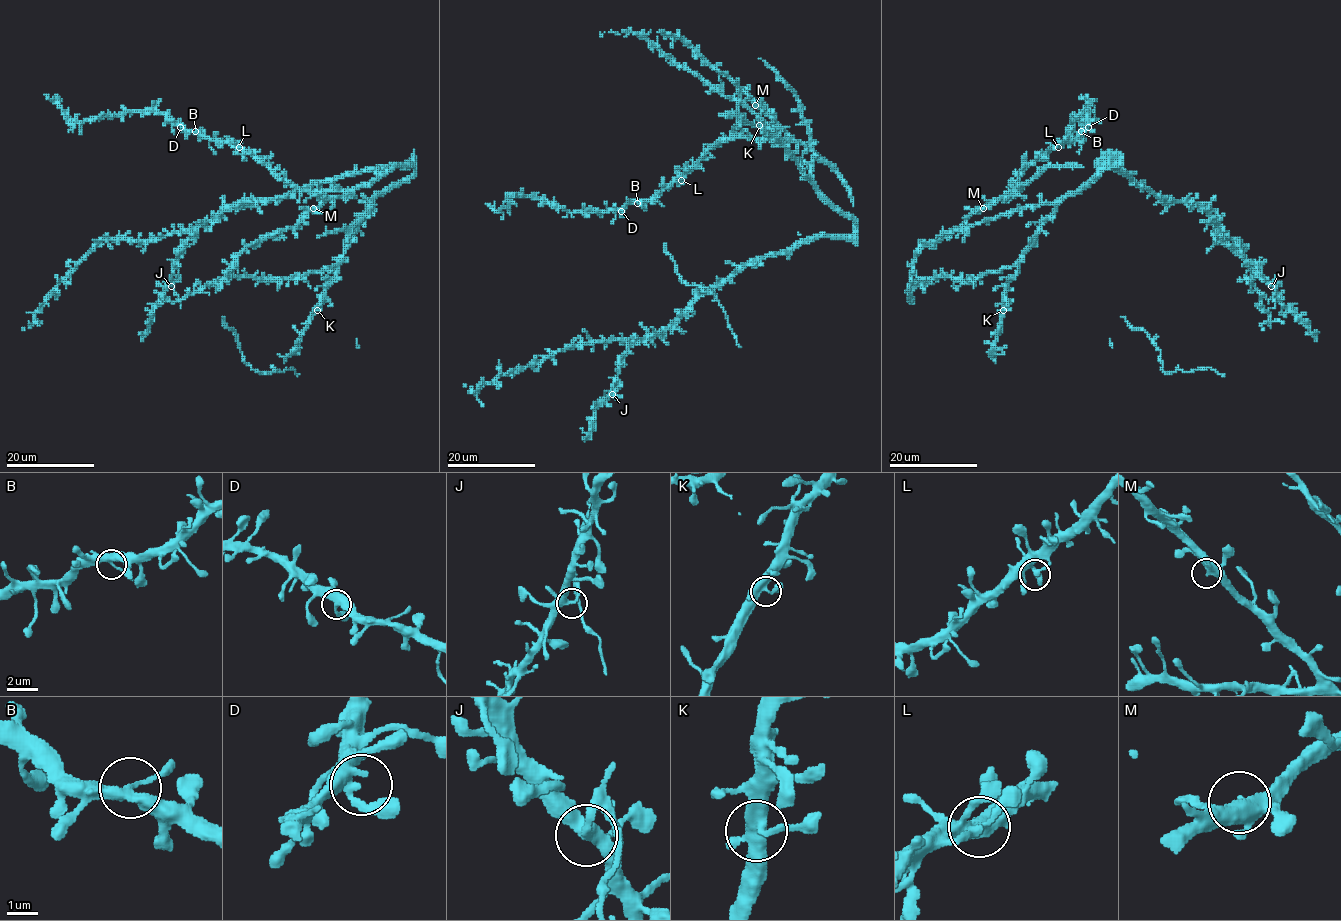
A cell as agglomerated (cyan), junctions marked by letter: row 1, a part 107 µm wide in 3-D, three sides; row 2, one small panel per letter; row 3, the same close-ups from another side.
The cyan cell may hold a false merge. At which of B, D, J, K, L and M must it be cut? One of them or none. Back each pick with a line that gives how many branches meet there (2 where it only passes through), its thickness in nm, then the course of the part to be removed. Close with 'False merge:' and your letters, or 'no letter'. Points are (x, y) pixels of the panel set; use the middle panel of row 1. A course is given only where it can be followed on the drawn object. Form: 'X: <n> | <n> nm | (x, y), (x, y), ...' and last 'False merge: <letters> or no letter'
J: 3 | 300 nm
False merge: J

